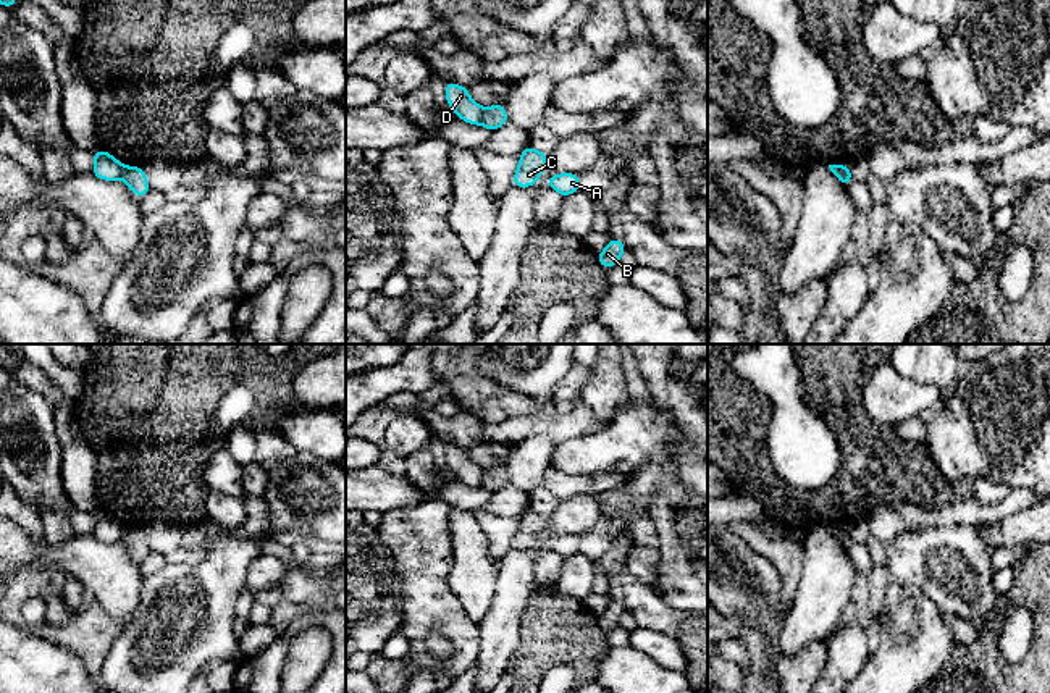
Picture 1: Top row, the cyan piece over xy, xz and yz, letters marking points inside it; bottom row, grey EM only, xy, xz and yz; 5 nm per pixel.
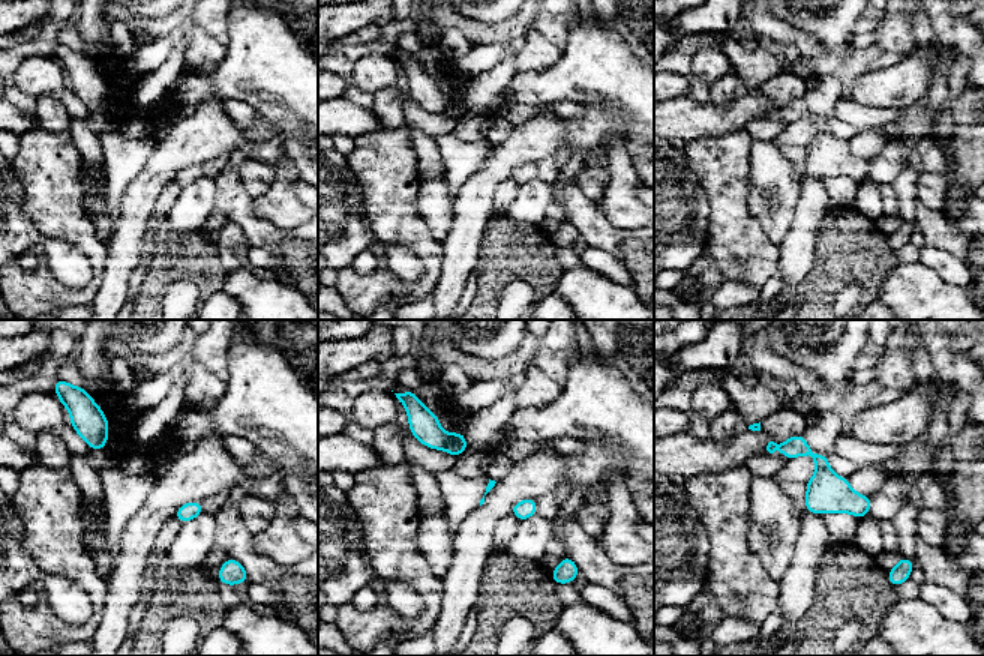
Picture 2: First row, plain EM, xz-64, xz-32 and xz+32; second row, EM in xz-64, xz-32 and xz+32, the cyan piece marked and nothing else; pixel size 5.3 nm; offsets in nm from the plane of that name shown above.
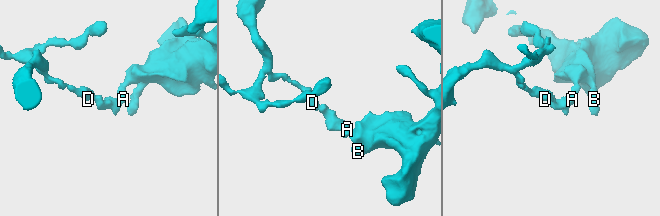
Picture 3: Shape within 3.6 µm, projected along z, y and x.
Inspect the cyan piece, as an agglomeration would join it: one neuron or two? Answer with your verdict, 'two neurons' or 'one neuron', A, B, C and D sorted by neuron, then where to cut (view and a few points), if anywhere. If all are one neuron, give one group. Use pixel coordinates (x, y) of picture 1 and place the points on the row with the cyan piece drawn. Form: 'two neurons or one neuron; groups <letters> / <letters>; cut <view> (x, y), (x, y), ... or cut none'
two neurons; groups A B C / D; cut xz (483, 110), (478, 123)

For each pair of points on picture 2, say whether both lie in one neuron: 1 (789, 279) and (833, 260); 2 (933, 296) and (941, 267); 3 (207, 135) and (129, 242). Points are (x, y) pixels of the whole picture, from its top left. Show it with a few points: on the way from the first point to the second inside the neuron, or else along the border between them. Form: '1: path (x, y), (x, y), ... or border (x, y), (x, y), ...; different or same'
1: border (816, 236), (815, 264), (788, 299); different
2: border (920, 261), (950, 284), (968, 288); different
3: path (179, 153), (147, 185), (134, 213); same

